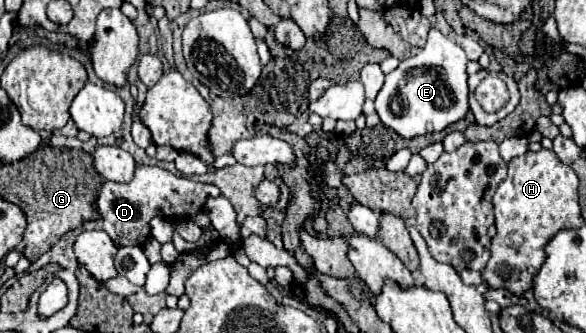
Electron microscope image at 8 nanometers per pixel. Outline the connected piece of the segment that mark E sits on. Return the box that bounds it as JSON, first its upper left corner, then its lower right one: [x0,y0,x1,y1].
[375,30,469,138]

